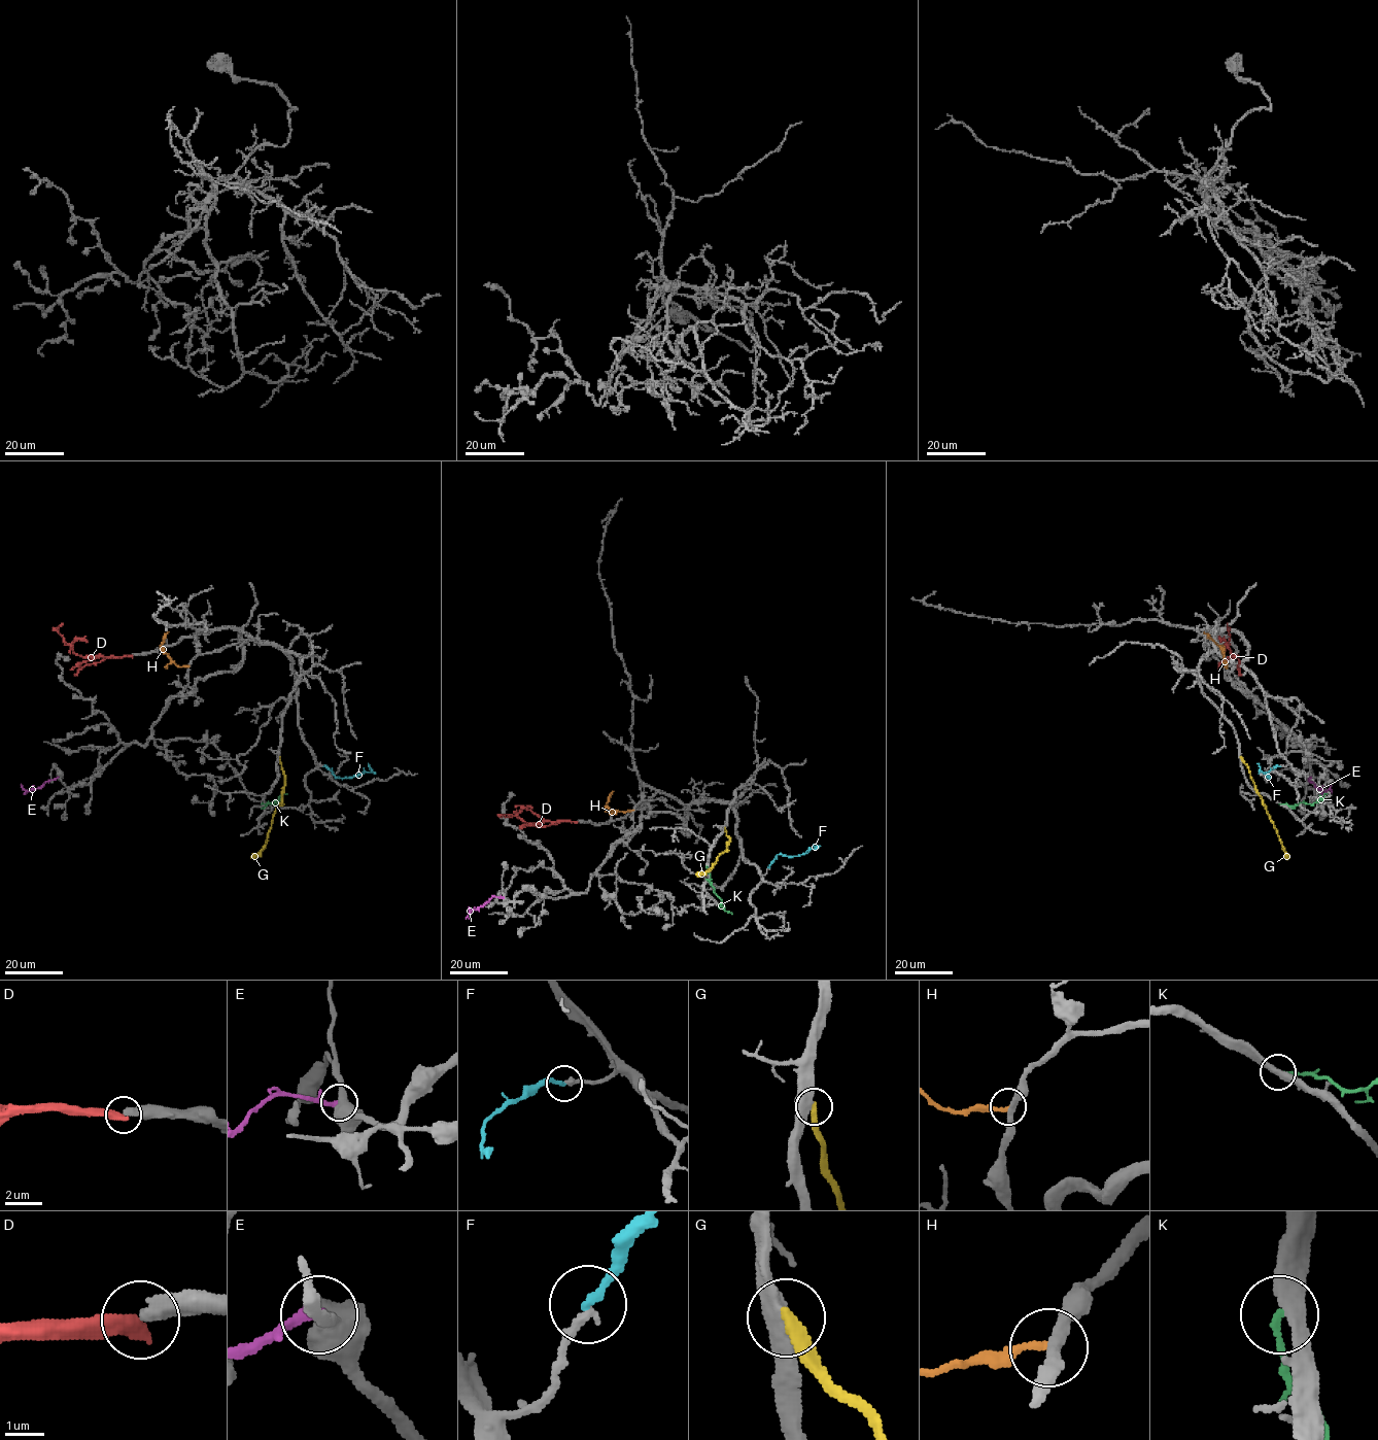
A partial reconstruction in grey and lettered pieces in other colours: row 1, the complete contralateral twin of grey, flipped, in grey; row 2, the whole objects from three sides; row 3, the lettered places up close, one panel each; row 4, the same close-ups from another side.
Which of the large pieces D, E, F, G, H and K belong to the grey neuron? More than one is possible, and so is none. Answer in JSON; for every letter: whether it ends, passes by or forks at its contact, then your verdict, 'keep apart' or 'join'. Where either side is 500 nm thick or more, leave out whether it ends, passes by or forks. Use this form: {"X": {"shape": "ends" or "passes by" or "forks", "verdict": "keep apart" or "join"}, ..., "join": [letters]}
{"D": {"shape": "ends", "verdict": "keep apart"}, "E": {"verdict": "keep apart"}, "F": {"shape": "ends", "verdict": "join"}, "G": {"shape": "ends", "verdict": "keep apart"}, "H": {"shape": "ends", "verdict": "keep apart"}, "K": {"shape": "ends", "verdict": "keep apart"}, "join": ["F"]}

